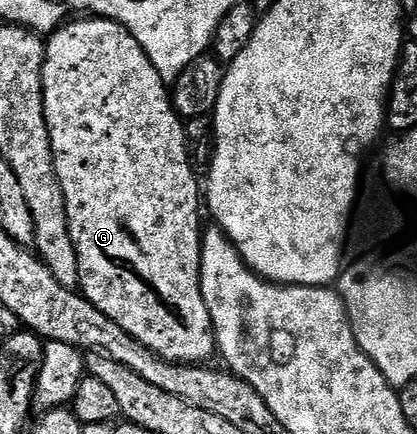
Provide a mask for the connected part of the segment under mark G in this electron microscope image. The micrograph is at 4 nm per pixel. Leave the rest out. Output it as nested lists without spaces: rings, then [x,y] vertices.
[[[78,17],[75,23],[66,21],[49,36],[46,43],[46,60],[42,66],[42,96],[44,113],[50,134],[50,144],[54,154],[56,177],[66,202],[66,216],[70,226],[70,236],[78,258],[78,287],[88,300],[91,308],[104,317],[116,321],[124,333],[140,341],[149,351],[172,363],[202,365],[210,354],[215,354],[216,340],[210,326],[208,305],[202,292],[202,236],[203,228],[198,228],[198,207],[200,211],[200,179],[194,176],[190,168],[190,159],[186,156],[186,131],[183,120],[174,110],[171,92],[167,80],[152,65],[144,49],[118,23],[110,19],[97,17]]]

